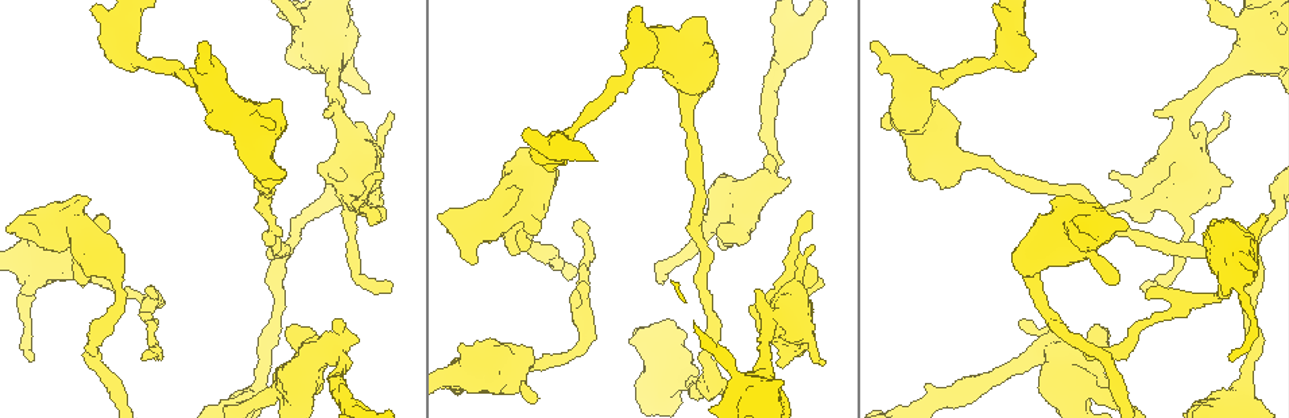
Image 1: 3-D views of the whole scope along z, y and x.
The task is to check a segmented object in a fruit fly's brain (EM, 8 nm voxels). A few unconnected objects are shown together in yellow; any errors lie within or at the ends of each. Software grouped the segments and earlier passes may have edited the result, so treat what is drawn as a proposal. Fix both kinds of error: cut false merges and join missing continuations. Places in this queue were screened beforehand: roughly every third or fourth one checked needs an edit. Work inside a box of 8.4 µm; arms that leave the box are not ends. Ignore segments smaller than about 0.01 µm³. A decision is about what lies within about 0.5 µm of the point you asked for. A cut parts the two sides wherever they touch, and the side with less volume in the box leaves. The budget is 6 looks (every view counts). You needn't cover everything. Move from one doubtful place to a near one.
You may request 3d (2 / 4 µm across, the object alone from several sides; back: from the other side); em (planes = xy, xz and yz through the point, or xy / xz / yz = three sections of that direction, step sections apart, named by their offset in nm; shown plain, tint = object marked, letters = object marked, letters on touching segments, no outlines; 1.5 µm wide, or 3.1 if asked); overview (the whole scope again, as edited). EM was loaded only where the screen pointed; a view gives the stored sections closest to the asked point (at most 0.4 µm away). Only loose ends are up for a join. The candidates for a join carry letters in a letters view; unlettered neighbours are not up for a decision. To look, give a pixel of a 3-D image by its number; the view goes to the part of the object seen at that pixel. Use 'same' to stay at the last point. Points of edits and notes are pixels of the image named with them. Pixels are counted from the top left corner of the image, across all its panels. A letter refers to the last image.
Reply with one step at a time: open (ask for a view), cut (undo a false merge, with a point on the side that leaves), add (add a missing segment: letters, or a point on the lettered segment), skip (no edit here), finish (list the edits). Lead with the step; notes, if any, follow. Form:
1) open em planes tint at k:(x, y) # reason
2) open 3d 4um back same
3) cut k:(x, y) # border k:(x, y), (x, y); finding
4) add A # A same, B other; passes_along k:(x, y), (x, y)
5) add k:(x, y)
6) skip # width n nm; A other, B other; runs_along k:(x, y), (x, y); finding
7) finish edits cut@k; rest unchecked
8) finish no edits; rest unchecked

open em planes letters at 1:(368, 179) # thick turns thin

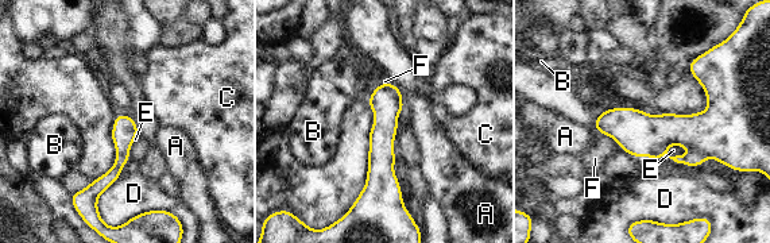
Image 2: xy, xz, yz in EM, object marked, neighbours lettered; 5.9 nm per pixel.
skip # longest_contact D 240 nm; A other, B other, C other, D other, E other, F other; runs_along 2:(724, 116), (708, 128), (598, 124); continuous, no second cell

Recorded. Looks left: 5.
open em xz step 8 letters at 1:(1083, 353) # an open end

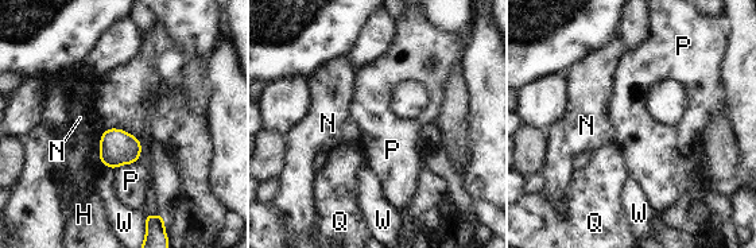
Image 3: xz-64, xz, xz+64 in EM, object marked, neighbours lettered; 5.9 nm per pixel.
open em planes letters same # cut it another way

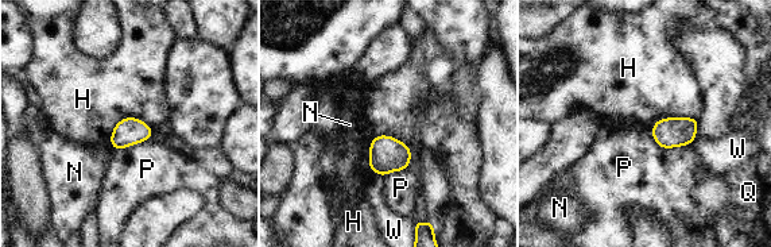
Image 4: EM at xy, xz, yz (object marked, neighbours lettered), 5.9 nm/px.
skip # width 170 nm; H other, N other, P other, Q other, W other; border 4:(650, 132), (661, 147), (692, 143); none of them fits

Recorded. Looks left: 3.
open em planes tint at 1:(91, 200) # thick end

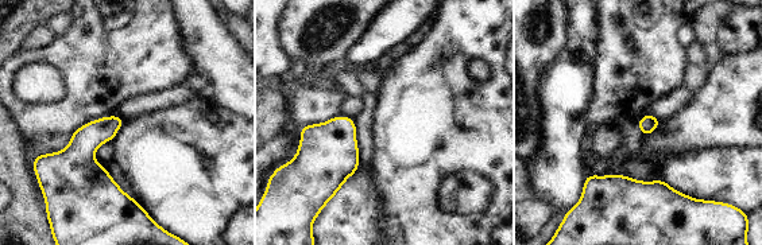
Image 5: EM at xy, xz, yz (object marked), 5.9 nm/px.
open em planes letters same

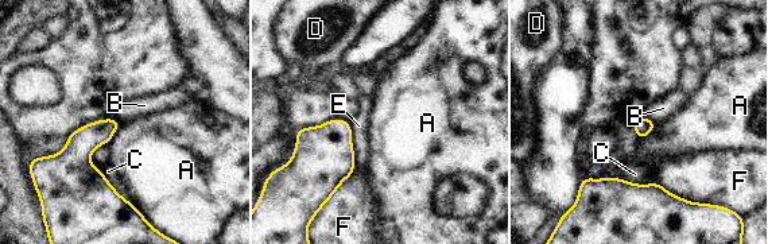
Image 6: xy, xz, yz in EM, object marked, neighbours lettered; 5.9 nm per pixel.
skip # A other, B other, C other, D other, E other, F other; none of them fits

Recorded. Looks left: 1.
finish no edits; rest unchecked

